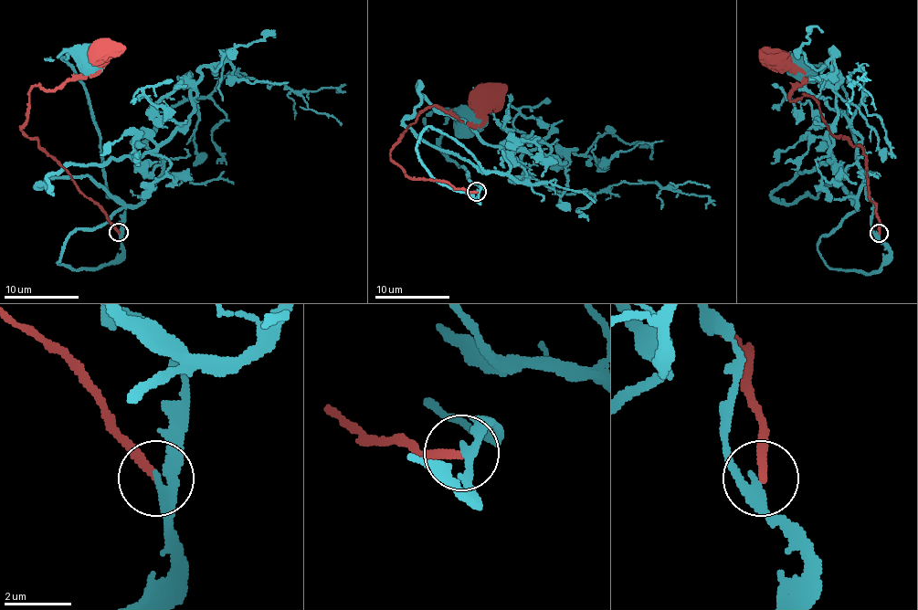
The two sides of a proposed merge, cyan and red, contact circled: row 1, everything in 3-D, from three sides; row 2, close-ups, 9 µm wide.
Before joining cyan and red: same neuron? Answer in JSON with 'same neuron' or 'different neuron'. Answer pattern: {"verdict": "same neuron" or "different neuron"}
{"verdict": "different neuron"}

